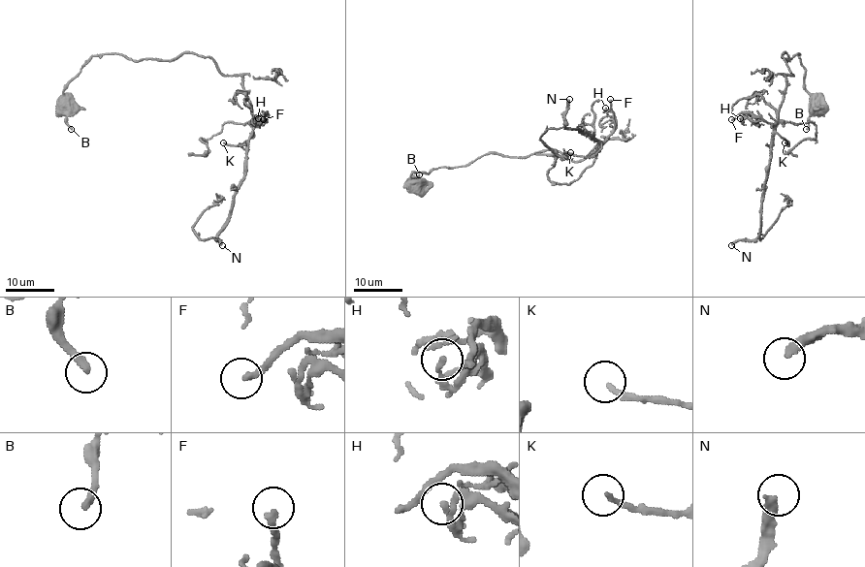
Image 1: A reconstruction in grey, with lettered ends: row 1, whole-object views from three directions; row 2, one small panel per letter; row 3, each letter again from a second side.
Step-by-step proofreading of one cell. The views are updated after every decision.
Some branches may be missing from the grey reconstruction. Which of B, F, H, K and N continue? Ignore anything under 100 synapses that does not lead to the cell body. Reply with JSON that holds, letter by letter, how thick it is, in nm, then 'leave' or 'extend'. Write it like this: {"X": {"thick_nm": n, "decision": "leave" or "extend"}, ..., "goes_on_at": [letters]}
{"B": {"thick_nm": 280, "decision": "leave"}, "F": {"thick_nm": 240, "decision": "leave"}, "H": {"thick_nm": 180, "decision": "leave"}, "K": {"thick_nm": 170, "decision": "leave"}, "N": {"thick_nm": 320, "decision": "extend"}, "goes_on_at": ["N"]}

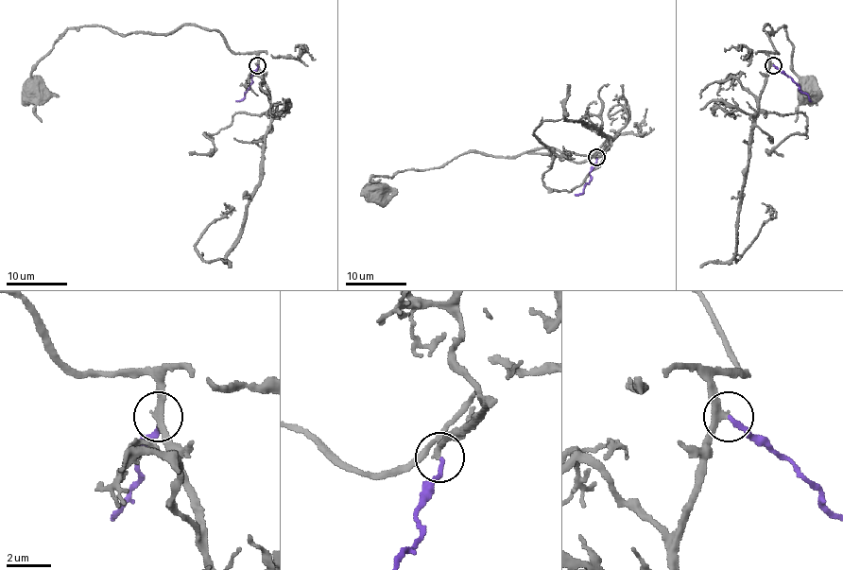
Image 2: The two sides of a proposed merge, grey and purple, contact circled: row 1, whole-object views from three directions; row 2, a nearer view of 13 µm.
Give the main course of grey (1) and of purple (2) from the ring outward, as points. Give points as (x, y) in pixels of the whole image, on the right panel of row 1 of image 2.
1: (773, 65), (768, 54), (777, 51), (764, 30), (766, 25), (769, 35), (783, 25), (794, 73), (806, 91)
2: (773, 65), (783, 71), (811, 102)

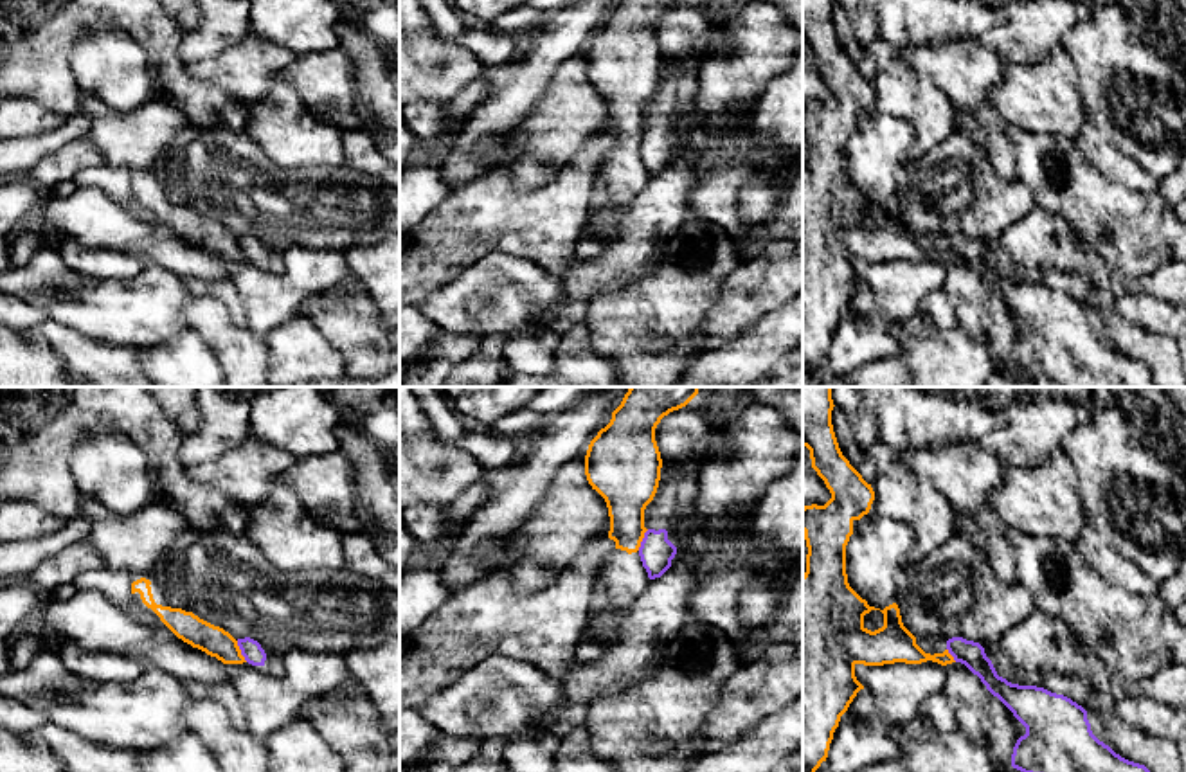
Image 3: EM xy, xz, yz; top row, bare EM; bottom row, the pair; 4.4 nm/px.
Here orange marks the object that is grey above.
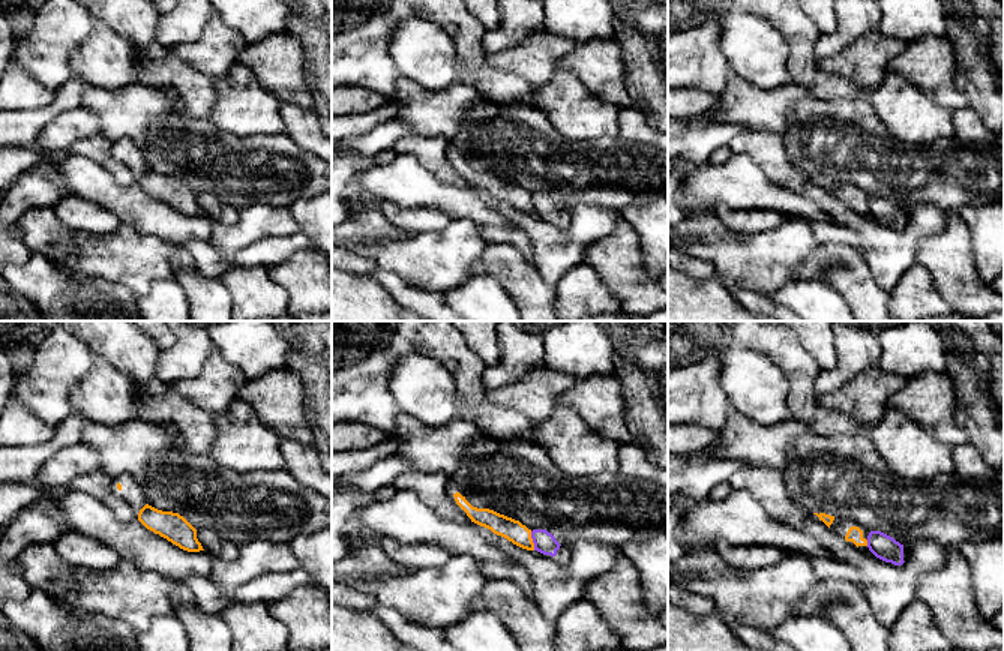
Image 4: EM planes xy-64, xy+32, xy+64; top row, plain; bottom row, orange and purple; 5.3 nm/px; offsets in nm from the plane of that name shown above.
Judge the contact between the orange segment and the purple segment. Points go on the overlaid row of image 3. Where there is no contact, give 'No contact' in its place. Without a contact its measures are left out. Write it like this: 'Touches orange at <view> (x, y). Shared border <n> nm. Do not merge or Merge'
Touches orange at xy (240, 652). Shared border 110 nm. Do not merge

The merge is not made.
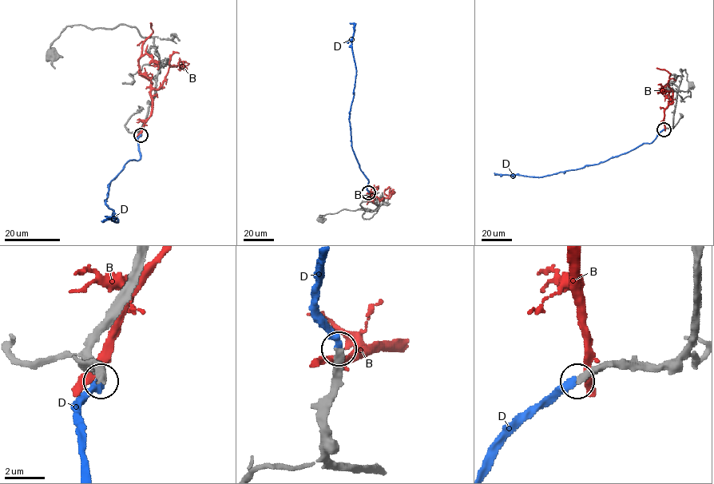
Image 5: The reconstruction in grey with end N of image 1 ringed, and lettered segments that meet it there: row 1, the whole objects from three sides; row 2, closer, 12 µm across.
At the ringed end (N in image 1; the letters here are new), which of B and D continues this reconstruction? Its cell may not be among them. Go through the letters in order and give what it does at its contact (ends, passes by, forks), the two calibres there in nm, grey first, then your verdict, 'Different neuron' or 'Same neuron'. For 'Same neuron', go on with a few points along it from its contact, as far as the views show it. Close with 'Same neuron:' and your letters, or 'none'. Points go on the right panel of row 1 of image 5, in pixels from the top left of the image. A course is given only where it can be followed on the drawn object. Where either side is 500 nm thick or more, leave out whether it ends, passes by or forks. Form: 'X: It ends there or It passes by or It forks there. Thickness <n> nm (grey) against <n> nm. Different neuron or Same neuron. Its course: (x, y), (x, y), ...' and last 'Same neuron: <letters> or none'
B: Thickness 500 nm (grey) against 400 nm. Different neuron
D: It ends there. Thickness 360 nm (grey) against 380 nm. Same neuron. Its course: (664, 129), (651, 143), (643, 143), (596, 164), (539, 177), (494, 175)
Same neuron: D

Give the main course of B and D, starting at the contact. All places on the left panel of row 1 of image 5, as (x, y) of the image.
B: (140, 133), (151, 113), (151, 81), (140, 73), (139, 57), (143, 42), (152, 33), (150, 22)
D: (140, 135), (137, 140), (140, 157), (129, 160), (109, 183), (105, 200), (118, 221), (106, 218)

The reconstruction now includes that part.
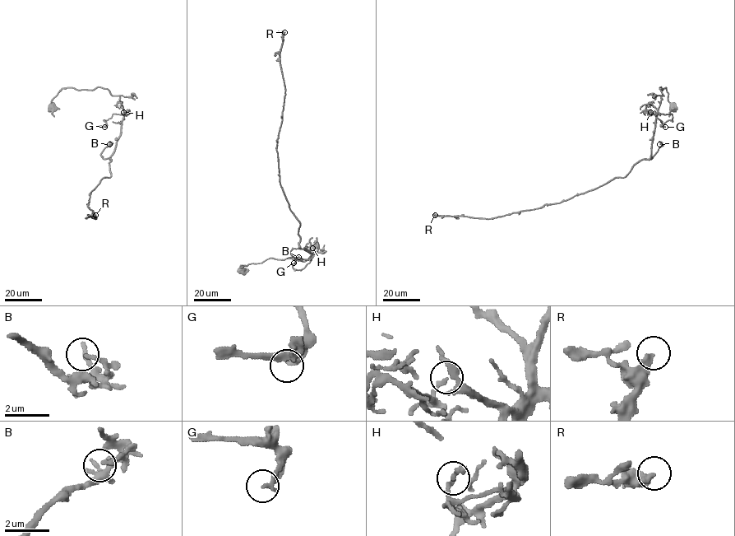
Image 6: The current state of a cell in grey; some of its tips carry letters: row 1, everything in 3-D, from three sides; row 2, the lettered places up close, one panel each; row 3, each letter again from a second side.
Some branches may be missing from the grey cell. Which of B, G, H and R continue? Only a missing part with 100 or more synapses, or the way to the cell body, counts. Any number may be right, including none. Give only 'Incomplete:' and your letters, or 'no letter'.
Incomplete: R

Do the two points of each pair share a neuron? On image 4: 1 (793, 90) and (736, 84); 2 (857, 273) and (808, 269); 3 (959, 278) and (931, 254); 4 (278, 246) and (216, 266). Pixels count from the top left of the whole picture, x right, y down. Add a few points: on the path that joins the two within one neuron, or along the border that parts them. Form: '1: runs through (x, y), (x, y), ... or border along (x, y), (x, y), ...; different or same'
1: runs through (779, 98), (749, 98); same
2: runs through (845, 270), (838, 269), (830, 261), (820, 266); same
3: runs through (952, 270), (938, 257); same
4: runs through (263, 252), (231, 261); same

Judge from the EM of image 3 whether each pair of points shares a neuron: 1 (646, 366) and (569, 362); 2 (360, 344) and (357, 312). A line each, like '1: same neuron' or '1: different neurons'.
1: different neurons
2: same neuron

